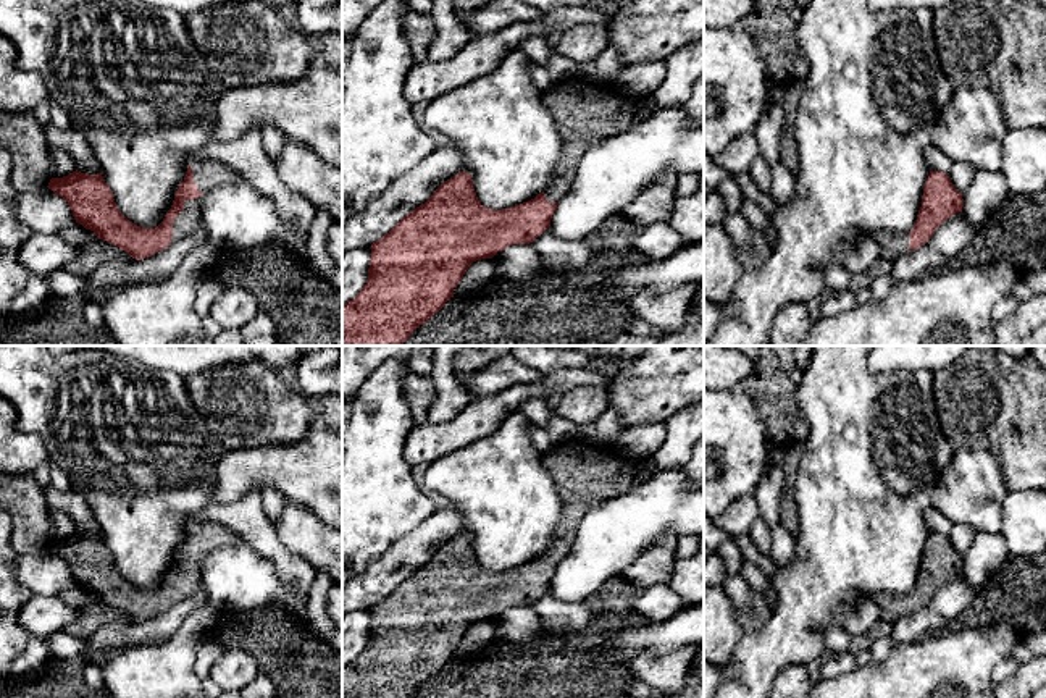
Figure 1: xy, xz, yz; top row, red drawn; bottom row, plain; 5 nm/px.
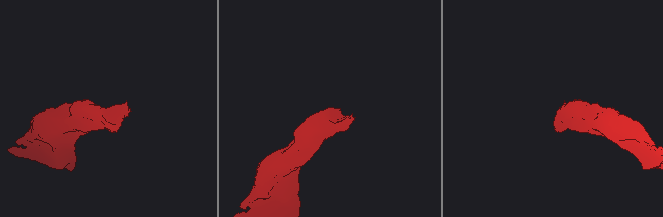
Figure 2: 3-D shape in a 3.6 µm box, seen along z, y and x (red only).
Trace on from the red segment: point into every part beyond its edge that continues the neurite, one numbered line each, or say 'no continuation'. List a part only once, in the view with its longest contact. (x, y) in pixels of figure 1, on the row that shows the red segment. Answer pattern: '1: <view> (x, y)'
1: xy (189, 218)

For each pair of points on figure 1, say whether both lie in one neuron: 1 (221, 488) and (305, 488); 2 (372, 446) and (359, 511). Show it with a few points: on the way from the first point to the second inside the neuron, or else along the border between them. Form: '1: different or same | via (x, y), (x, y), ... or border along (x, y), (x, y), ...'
1: same | via (242, 475), (284, 475)
2: same | via (359, 462), (359, 495)

